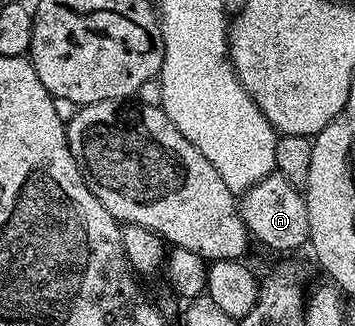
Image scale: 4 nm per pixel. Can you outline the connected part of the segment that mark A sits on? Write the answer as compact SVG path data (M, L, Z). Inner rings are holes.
M278 172L268 174L258 184L245 190L239 203L240 215L253 239L258 238L272 250L296 250L299 246L309 245L308 203L305 195L288 183L286 176Z

